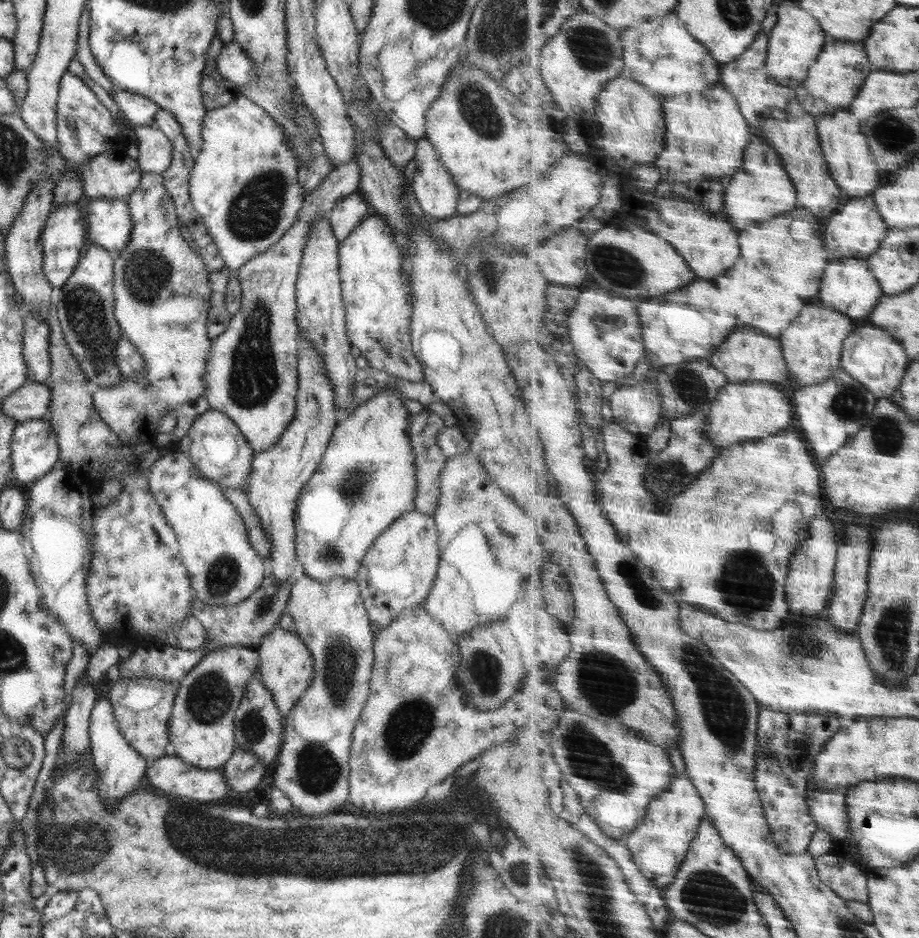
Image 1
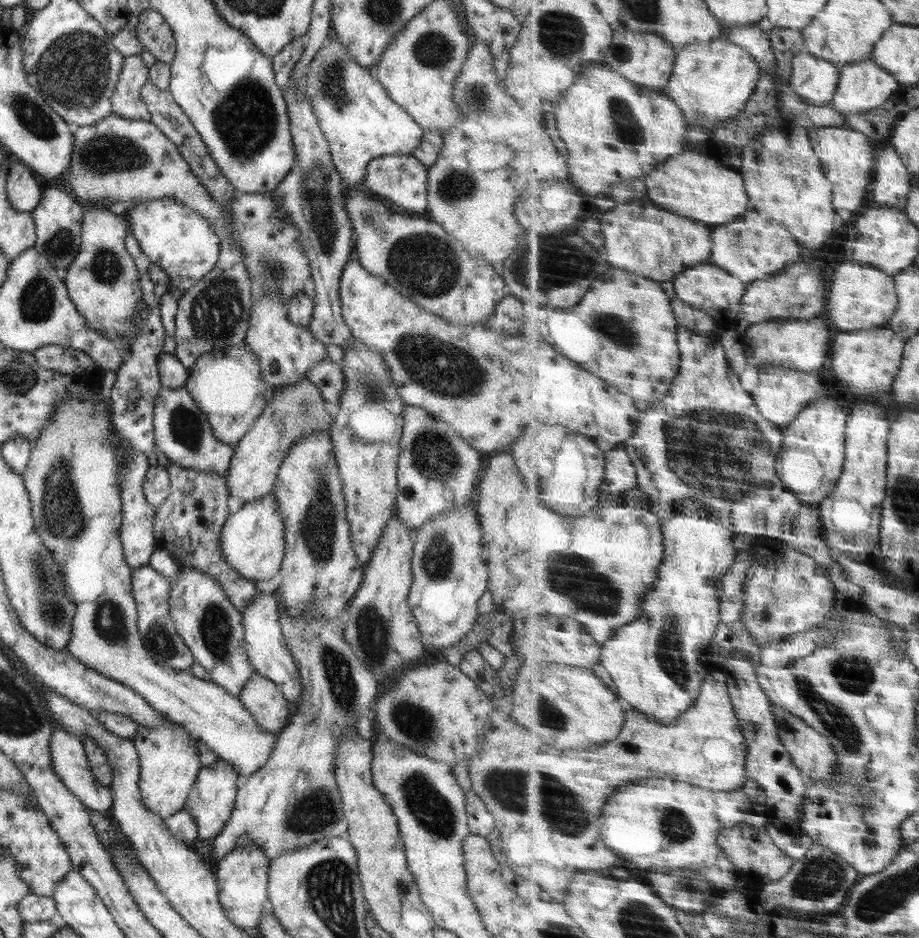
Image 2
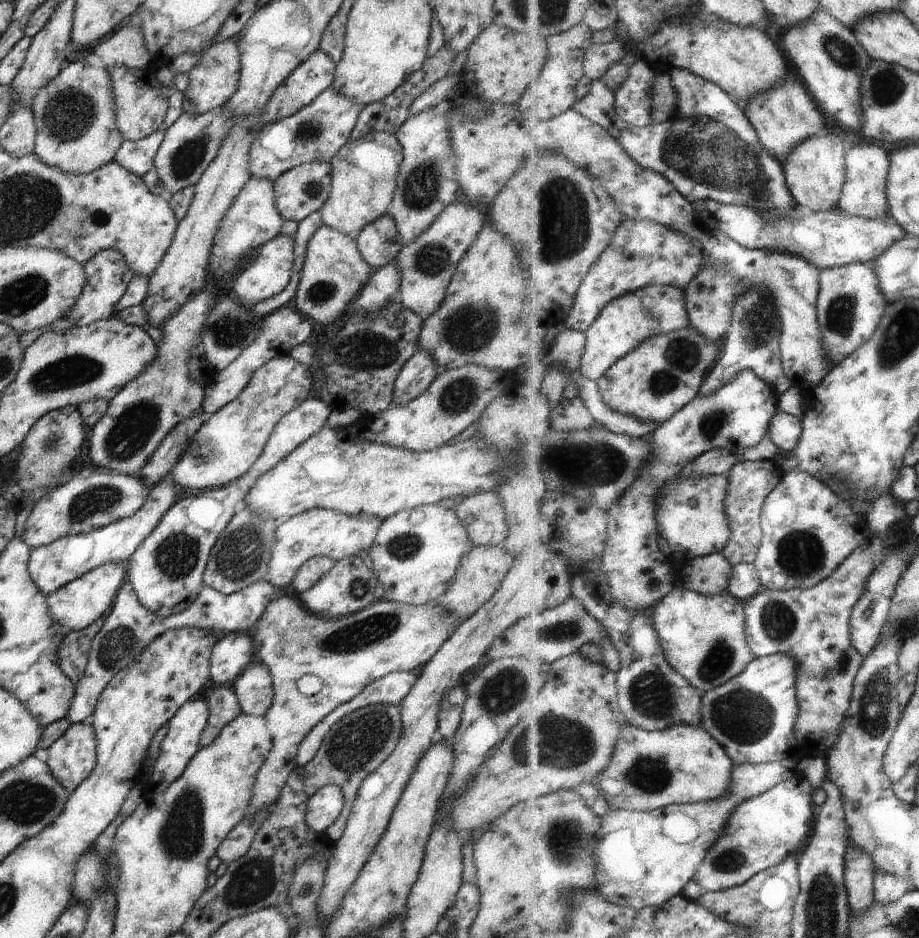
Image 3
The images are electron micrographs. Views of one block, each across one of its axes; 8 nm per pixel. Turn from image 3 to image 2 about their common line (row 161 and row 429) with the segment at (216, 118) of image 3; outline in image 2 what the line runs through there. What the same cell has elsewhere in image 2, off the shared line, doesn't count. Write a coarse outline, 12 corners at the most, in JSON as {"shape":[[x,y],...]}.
{"shape":[[185,388],[159,390],[154,448],[224,480],[236,446],[212,434]]}

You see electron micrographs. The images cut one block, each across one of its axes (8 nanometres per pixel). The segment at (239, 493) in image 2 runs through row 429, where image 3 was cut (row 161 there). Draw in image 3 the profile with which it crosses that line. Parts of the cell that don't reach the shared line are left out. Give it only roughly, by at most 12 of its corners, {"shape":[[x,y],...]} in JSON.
{"shape":[[330,87],[262,126],[250,177],[329,163],[363,105]]}

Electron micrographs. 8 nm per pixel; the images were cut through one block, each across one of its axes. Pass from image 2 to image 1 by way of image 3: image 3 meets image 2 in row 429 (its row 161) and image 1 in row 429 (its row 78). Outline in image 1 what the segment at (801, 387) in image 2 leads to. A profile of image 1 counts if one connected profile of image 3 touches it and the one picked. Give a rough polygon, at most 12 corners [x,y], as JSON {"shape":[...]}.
{"shape":[[604,427],[599,500],[656,581],[759,630],[791,616],[774,516],[821,512],[793,428],[654,508],[646,437]]}

